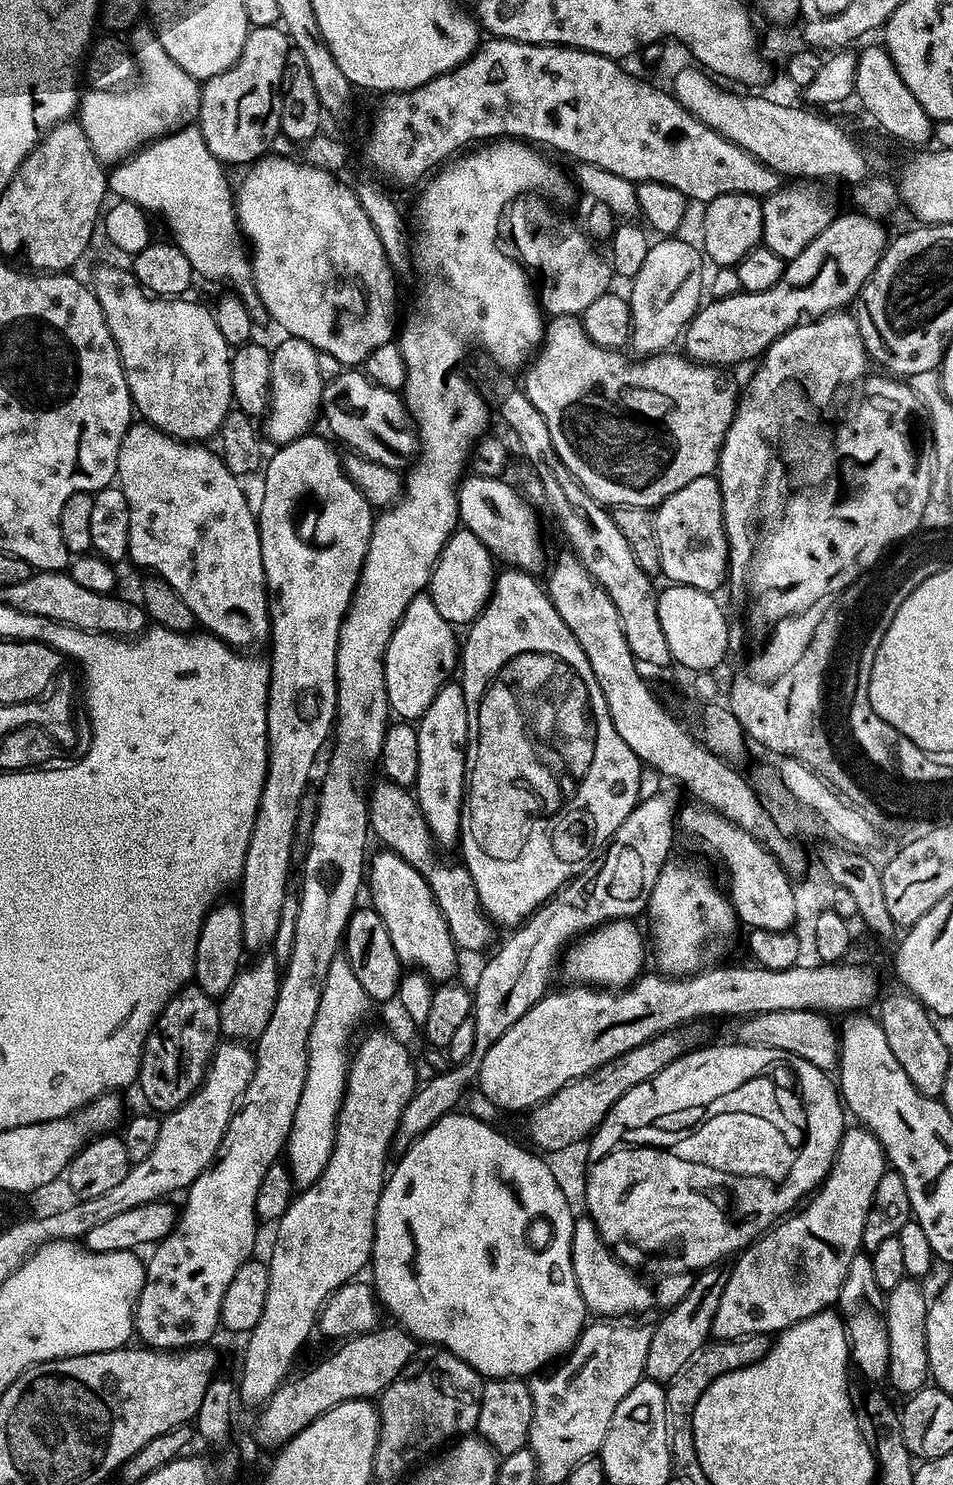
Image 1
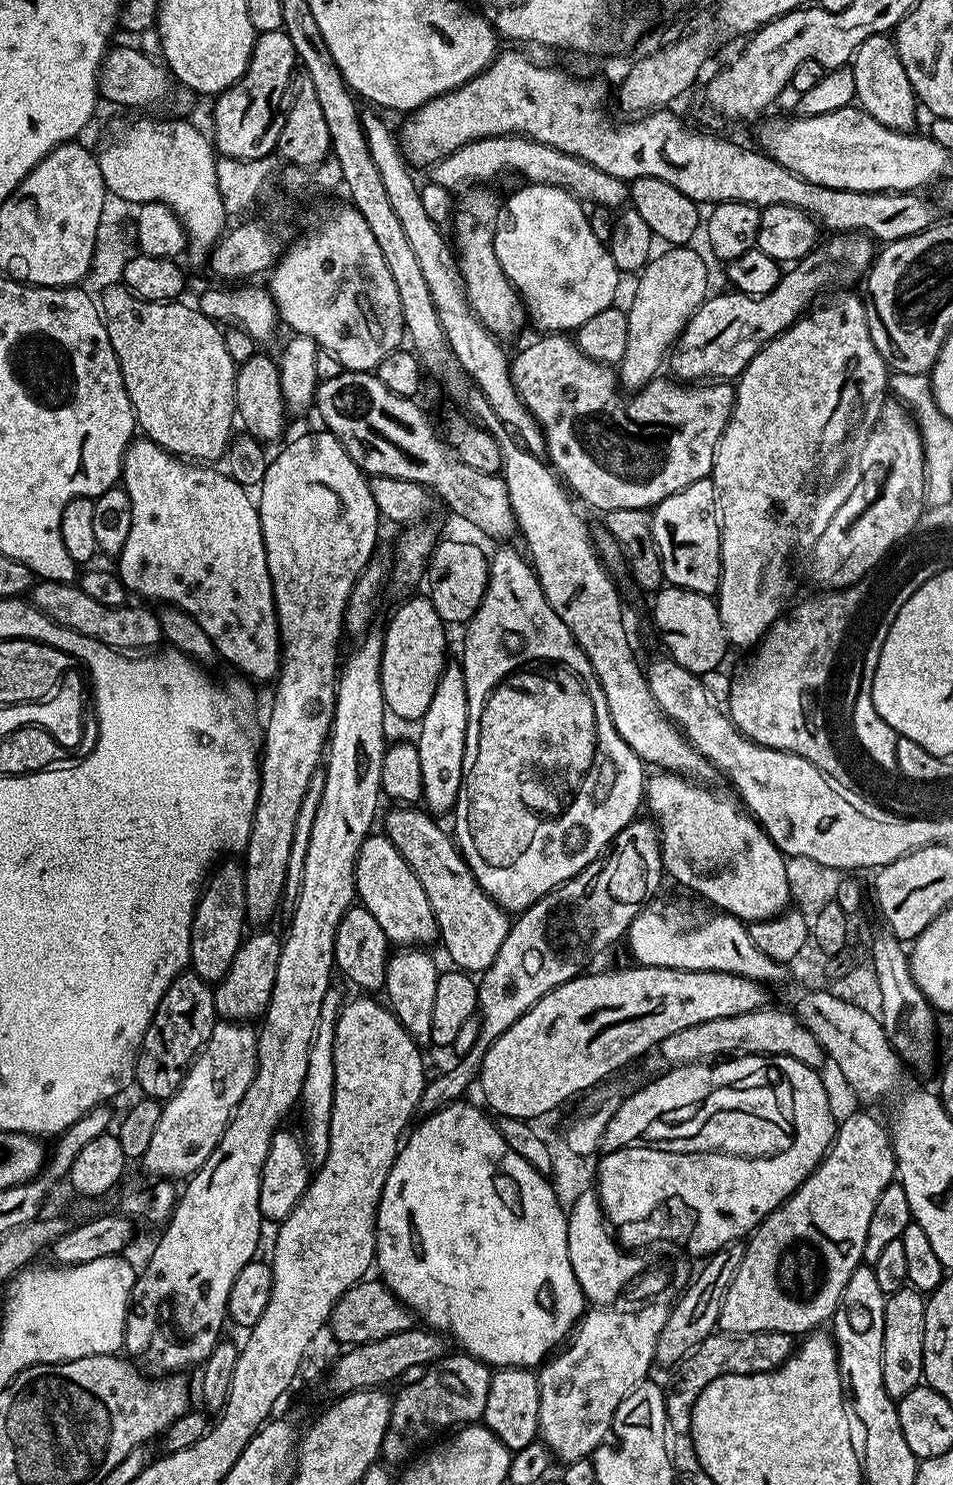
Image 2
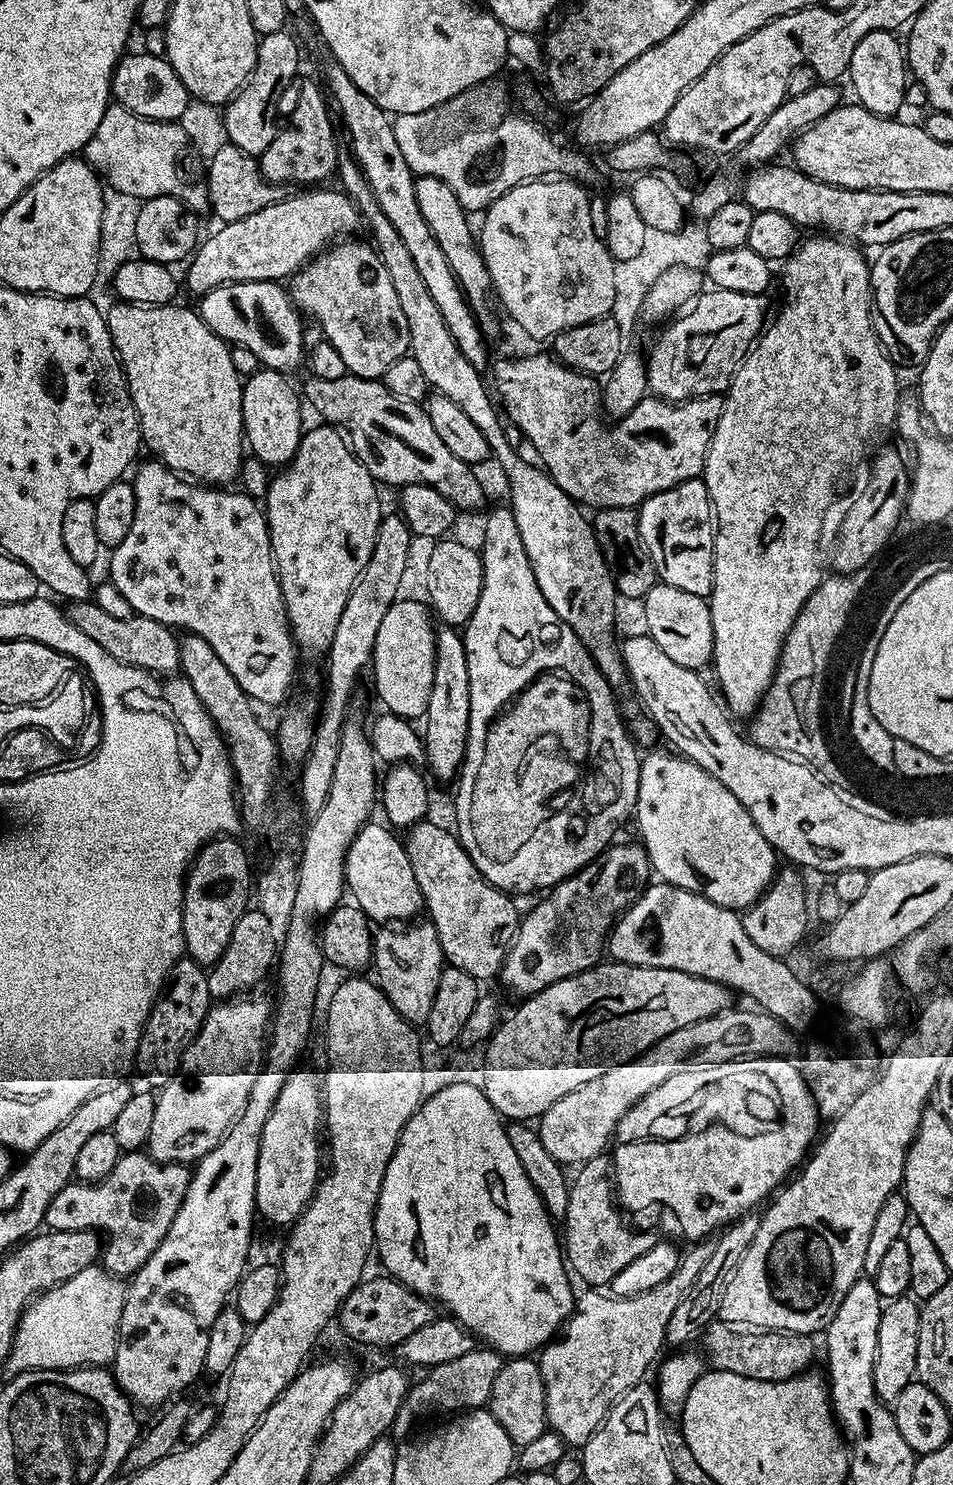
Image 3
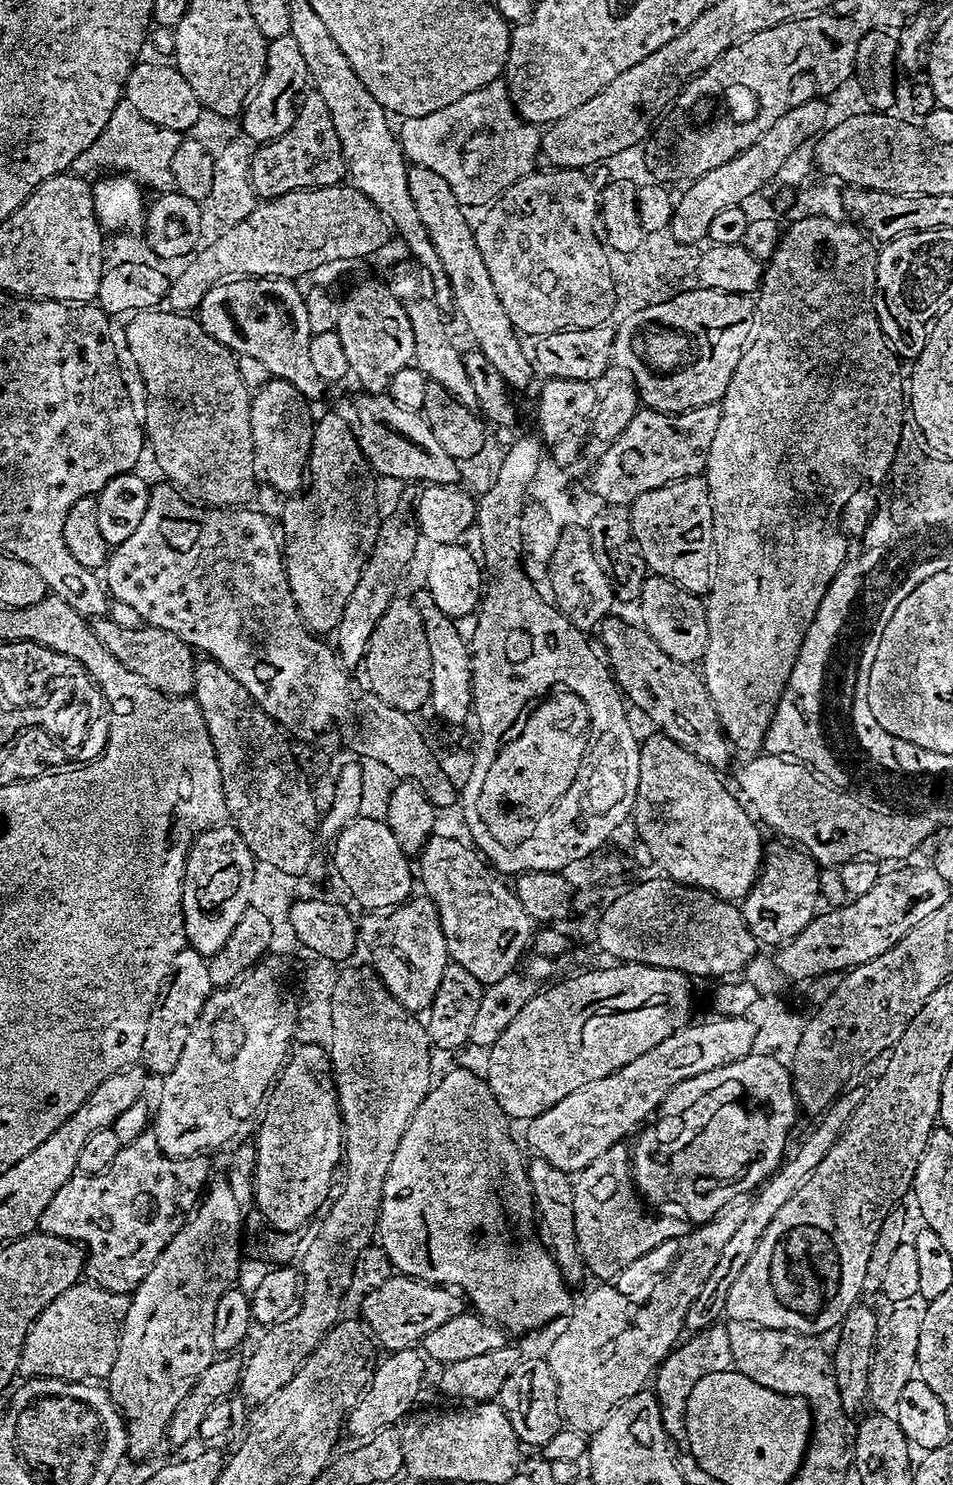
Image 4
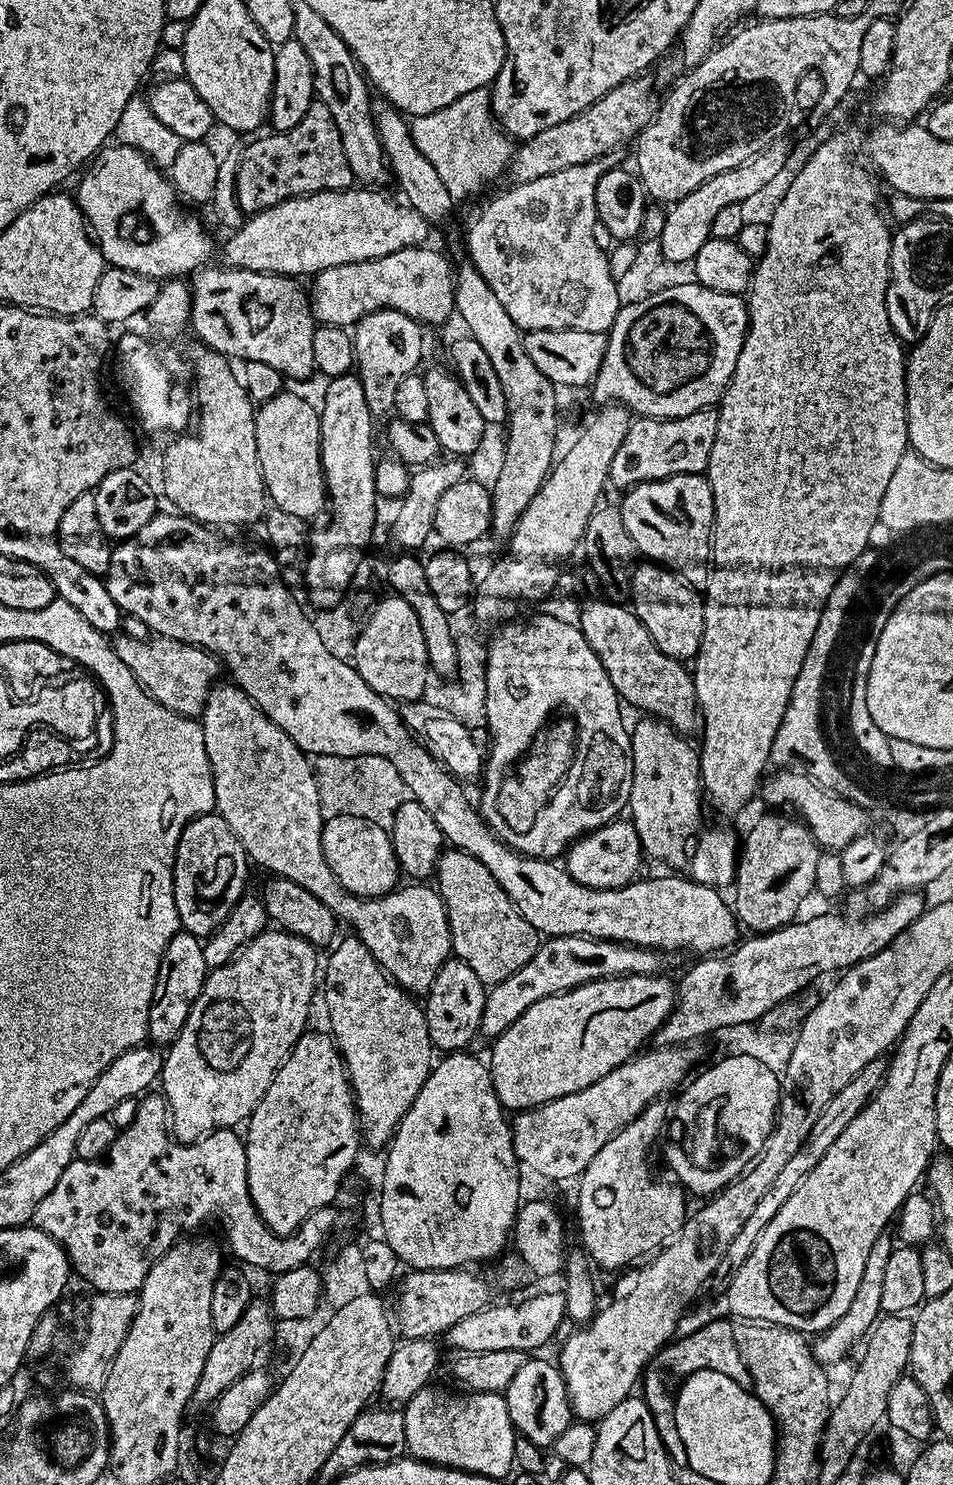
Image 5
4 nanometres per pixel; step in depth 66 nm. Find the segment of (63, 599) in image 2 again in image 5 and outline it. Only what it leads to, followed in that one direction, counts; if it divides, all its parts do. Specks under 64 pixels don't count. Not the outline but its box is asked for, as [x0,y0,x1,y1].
[111,634,222,717]

